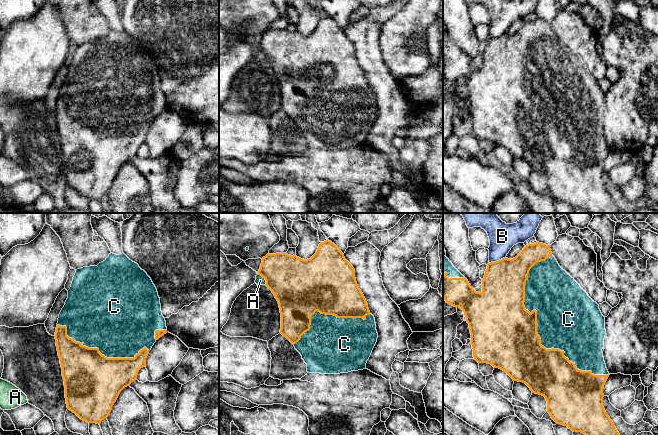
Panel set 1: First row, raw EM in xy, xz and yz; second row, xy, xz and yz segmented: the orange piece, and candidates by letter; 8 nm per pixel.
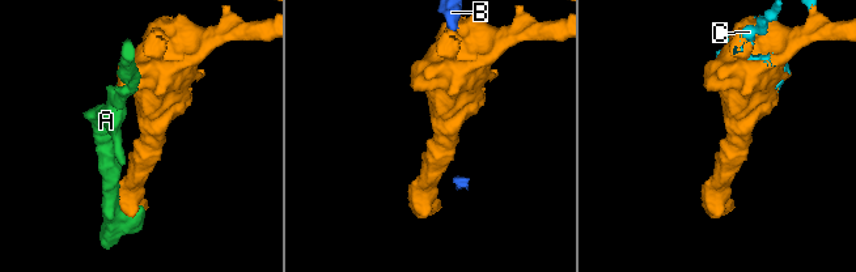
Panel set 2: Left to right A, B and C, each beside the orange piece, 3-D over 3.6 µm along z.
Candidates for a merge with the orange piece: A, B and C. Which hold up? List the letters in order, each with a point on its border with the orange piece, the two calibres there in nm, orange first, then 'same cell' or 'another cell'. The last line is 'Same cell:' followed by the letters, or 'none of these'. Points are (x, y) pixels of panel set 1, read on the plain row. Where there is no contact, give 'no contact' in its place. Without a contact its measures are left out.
A: contact xz (263, 53); calibres 380 and 70 nm; another cell
B: contact yz (496, 37); calibres 360 and 220 nm; another cell
C: contact yz (536, 104); calibres 500 and 480 nm; same cell
Same cell: C

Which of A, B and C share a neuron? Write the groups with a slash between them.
A / B / C

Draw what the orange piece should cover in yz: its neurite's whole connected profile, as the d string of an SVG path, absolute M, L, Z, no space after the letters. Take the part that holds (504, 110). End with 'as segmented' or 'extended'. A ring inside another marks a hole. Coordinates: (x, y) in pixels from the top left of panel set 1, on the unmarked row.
M539 18L528 20L513 35L503 34L499 37L488 39L482 56L481 69L476 68L449 35L443 32L443 74L446 79L463 86L470 103L470 119L473 125L473 133L478 139L491 140L493 143L505 147L513 157L525 159L532 169L544 172L547 177L547 188L557 200L567 202L573 208L584 209L587 213L622 213L603 183L603 164L610 151L602 129L606 111L605 93L602 91L599 81L588 72L574 54L559 42L552 31L550 21Z; extended

